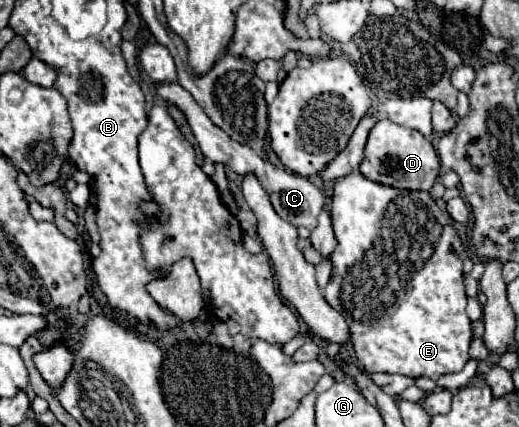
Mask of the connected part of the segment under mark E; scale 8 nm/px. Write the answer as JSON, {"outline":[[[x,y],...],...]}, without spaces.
{"outline":[[[360,171],[336,181],[332,195],[332,225],[338,247],[332,253],[332,277],[324,287],[324,299],[348,323],[350,343],[368,371],[400,373],[408,377],[438,379],[444,373],[458,373],[470,359],[472,321],[466,315],[466,289],[462,261],[466,249],[446,211],[428,191],[396,189],[374,183]]]}

